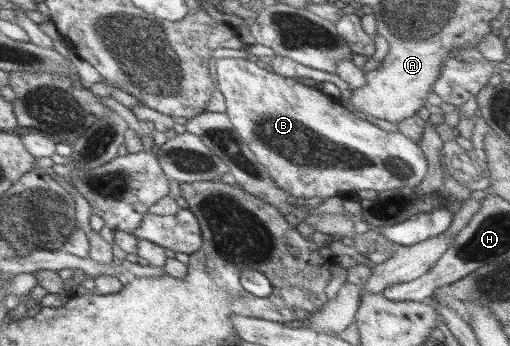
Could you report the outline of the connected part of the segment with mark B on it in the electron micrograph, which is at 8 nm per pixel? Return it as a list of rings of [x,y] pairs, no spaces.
[[[222,57],[211,62],[211,69],[215,85],[224,95],[225,113],[236,134],[265,166],[270,178],[276,182],[276,188],[284,190],[288,196],[325,199],[330,196],[348,197],[360,190],[378,193],[402,186],[416,188],[428,174],[428,163],[419,143],[400,131],[391,133],[380,129],[320,89],[310,88],[297,79],[284,78],[248,58]]]

